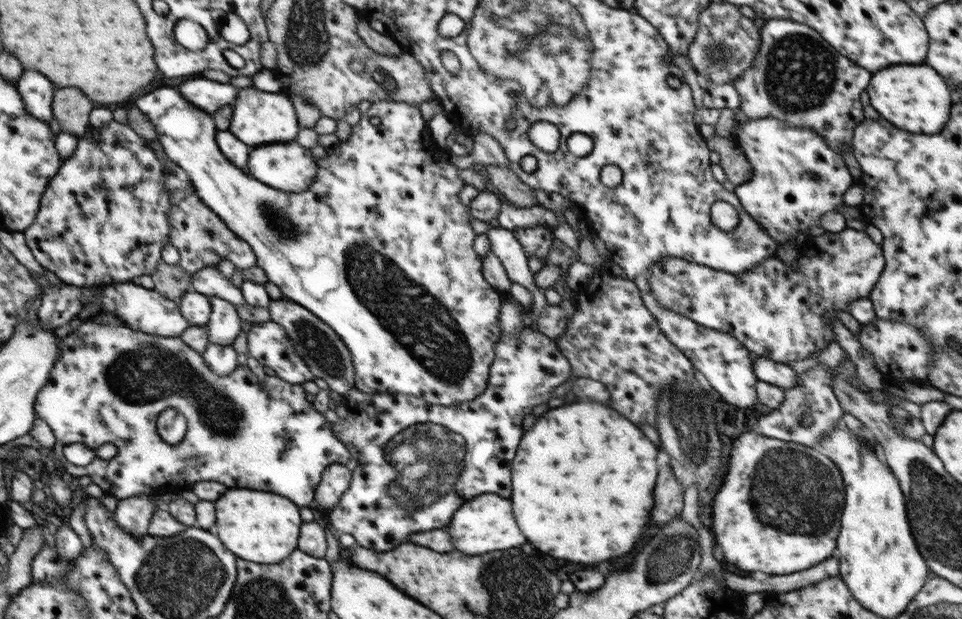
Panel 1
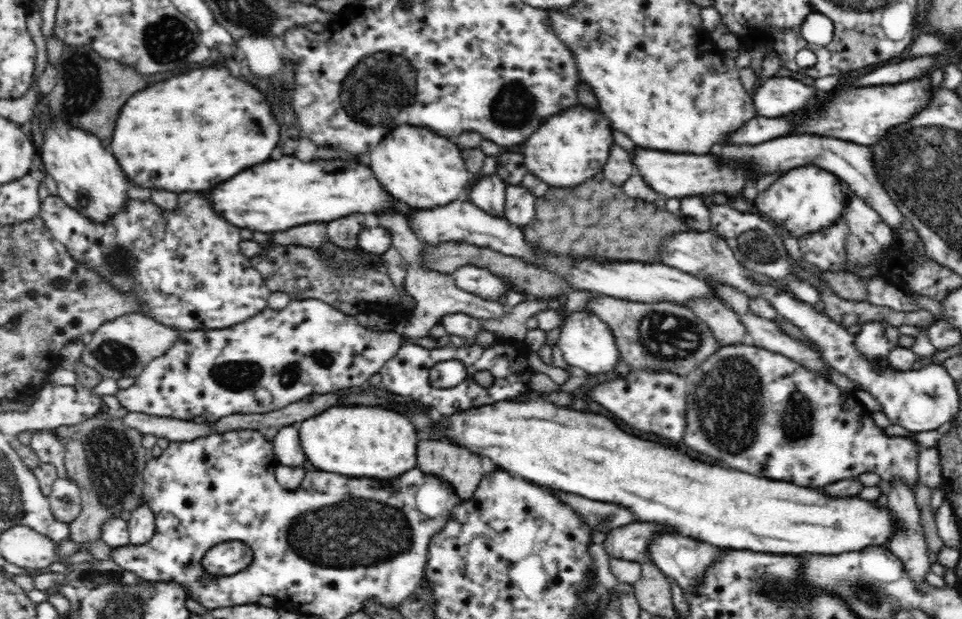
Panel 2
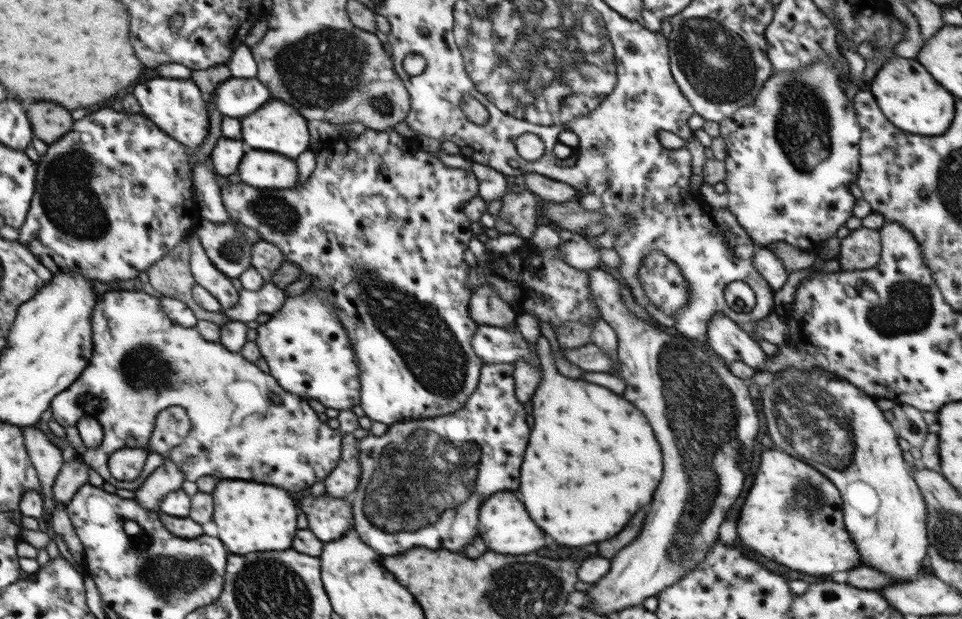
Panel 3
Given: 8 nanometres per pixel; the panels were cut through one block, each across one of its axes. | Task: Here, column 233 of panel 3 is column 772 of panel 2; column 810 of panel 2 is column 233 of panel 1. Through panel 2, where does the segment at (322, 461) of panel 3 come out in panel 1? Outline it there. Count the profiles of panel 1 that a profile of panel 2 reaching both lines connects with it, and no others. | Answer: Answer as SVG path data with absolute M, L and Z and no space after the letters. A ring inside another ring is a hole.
M107 312L89 313L82 318L82 324L72 333L64 332L62 339L63 351L56 359L56 364L51 368L51 376L46 386L39 392L38 399L35 400L35 412L38 417L46 424L51 426L54 433L56 444L53 450L59 457L57 463L62 470L70 477L90 476L93 483L103 489L104 494L113 495L118 500L138 496L139 494L159 494L168 492L182 491L180 488L192 488L194 484L202 480L218 480L228 488L252 488L252 490L266 490L274 494L282 494L288 500L292 500L298 506L308 506L315 499L315 491L322 480L322 473L331 464L349 464L351 457L349 448L340 442L332 432L332 423L326 420L326 417L313 407L313 403L306 399L306 391L302 385L290 384L277 376L268 376L263 381L246 366L238 365L234 372L228 376L218 376L208 368L203 355L196 350L188 347L180 337L176 336L156 336L146 334L139 330L128 327L125 322L117 316L107 314ZM168 407L177 408L187 420L187 431L184 438L176 444L170 444L162 440L162 435L158 432L158 420L160 414ZM69 444L85 444L89 449L95 450L102 444L114 444L117 447L117 454L113 459L105 460L97 457L86 466L76 466L63 457L62 449Z

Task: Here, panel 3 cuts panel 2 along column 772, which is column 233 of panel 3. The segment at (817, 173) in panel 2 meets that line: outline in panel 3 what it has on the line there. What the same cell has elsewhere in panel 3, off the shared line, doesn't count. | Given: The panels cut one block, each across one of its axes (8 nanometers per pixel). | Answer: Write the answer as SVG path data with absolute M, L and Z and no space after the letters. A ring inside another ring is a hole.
M394 127L381 131L367 128L357 138L347 137L332 145L324 144L316 153L317 167L308 179L301 185L297 184L287 189L259 189L260 192L256 192L244 181L237 184L230 183L227 176L218 174L212 168L214 178L220 187L223 206L232 223L242 224L258 231L262 241L270 241L274 247L278 247L285 260L300 267L301 277L312 277L309 288L323 288L331 293L331 301L337 308L338 318L347 332L348 341L352 343L352 349L356 353L355 359L359 364L359 405L370 420L383 422L388 427L391 424L428 420L459 411L476 390L483 367L482 359L472 352L470 346L470 340L476 334L479 324L469 315L471 290L466 284L469 267L464 261L464 251L469 248L474 238L473 234L477 231L477 227L466 217L464 210L468 201L478 196L478 179L471 170L448 167L438 157L419 147L414 153L410 153L410 146L404 140L405 138L395 131Z

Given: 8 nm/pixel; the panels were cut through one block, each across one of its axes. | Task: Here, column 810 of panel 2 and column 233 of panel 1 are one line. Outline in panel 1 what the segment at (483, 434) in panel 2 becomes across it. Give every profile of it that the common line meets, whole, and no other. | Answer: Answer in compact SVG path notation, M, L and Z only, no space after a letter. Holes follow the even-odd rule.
M234 488L220 496L216 502L216 528L220 540L244 560L258 564L278 564L298 548L300 508L284 496L272 492L256 492L248 488Z

